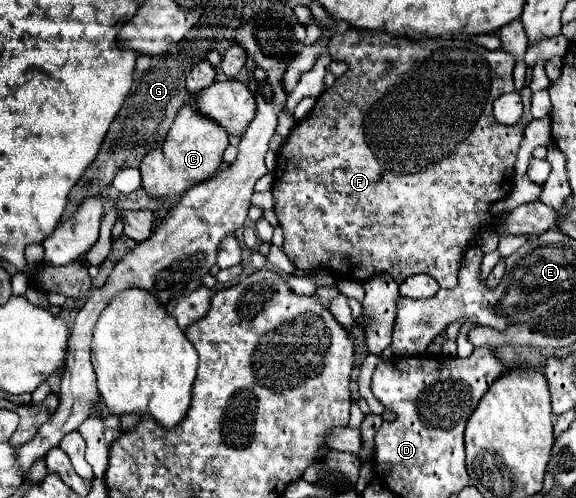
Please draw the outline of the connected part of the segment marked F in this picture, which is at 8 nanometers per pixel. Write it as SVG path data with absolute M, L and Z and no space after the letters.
M347 30L343 34L333 34L329 42L329 54L333 60L345 62L347 70L343 76L335 80L331 88L327 88L319 98L311 114L297 122L291 130L289 138L281 146L277 154L275 182L273 182L273 198L275 198L275 214L285 234L283 250L293 260L299 270L323 266L325 270L351 280L367 280L377 272L391 274L395 280L403 282L413 274L429 274L433 276L441 288L457 286L457 272L463 250L477 238L477 232L491 228L493 218L489 214L489 206L497 200L503 200L513 186L513 166L517 158L519 144L523 140L525 126L533 120L531 116L531 92L519 92L523 98L523 120L515 126L497 124L493 118L493 102L507 94L515 92L513 86L513 66L515 62L493 62L495 54L485 52L471 40L455 40L455 38L397 38L387 32L357 32Z

